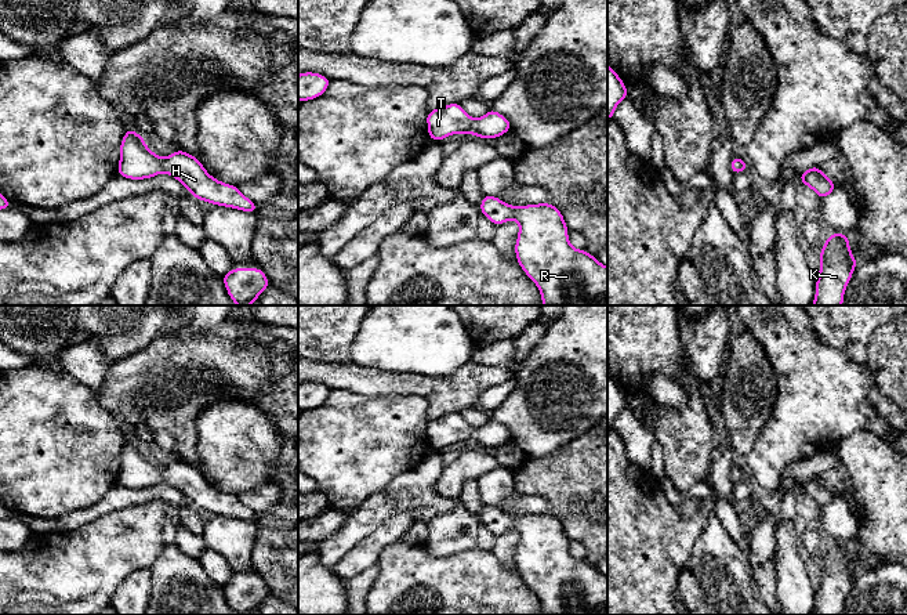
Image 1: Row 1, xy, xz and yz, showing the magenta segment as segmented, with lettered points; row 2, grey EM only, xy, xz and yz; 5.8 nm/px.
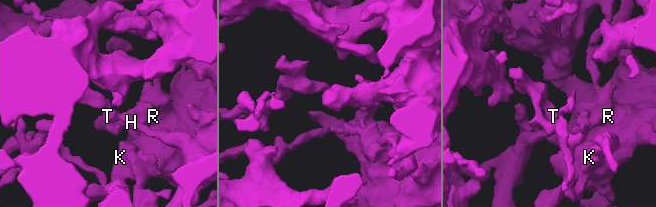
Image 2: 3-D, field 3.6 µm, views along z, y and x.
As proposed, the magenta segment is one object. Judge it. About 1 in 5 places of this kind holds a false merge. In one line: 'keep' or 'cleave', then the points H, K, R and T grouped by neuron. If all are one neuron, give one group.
keep | H K R T

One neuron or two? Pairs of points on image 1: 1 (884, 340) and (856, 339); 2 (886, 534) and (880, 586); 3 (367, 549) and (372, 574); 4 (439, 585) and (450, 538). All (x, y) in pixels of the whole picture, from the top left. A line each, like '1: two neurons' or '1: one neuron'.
1: two neurons
2: two neurons
3: two neurons
4: two neurons

